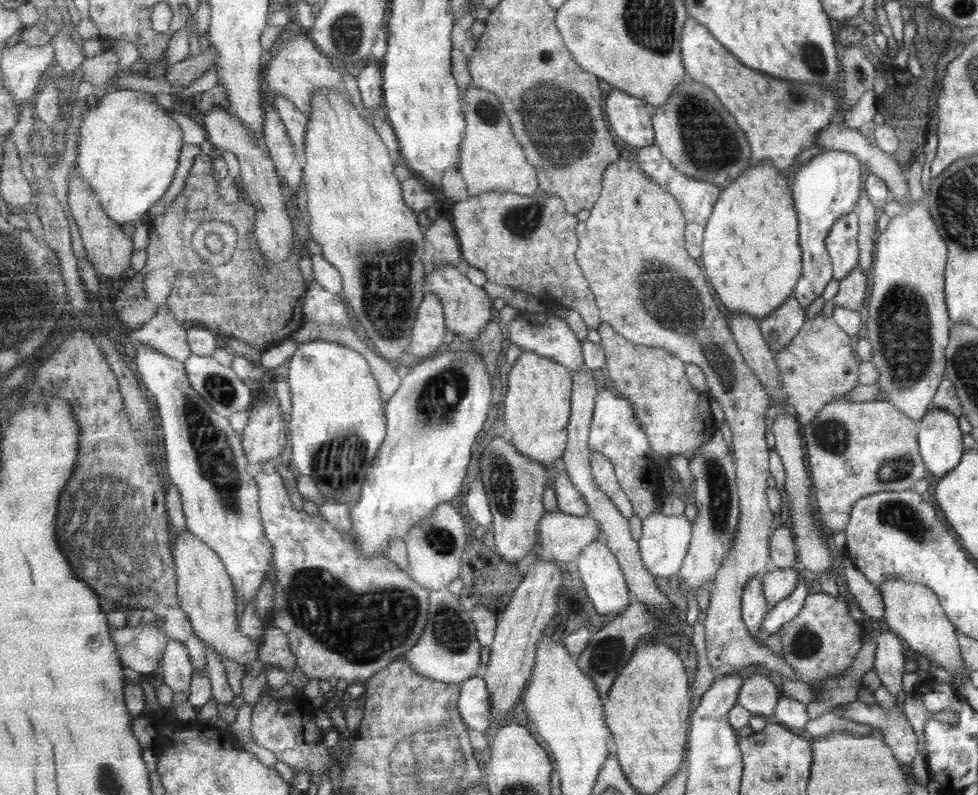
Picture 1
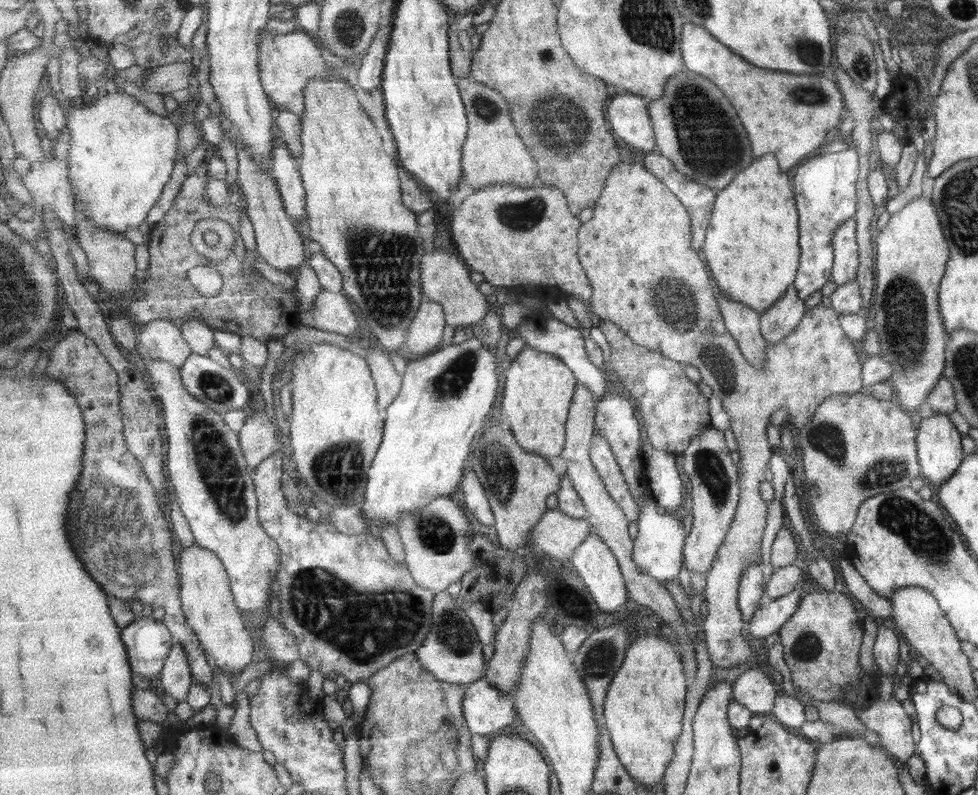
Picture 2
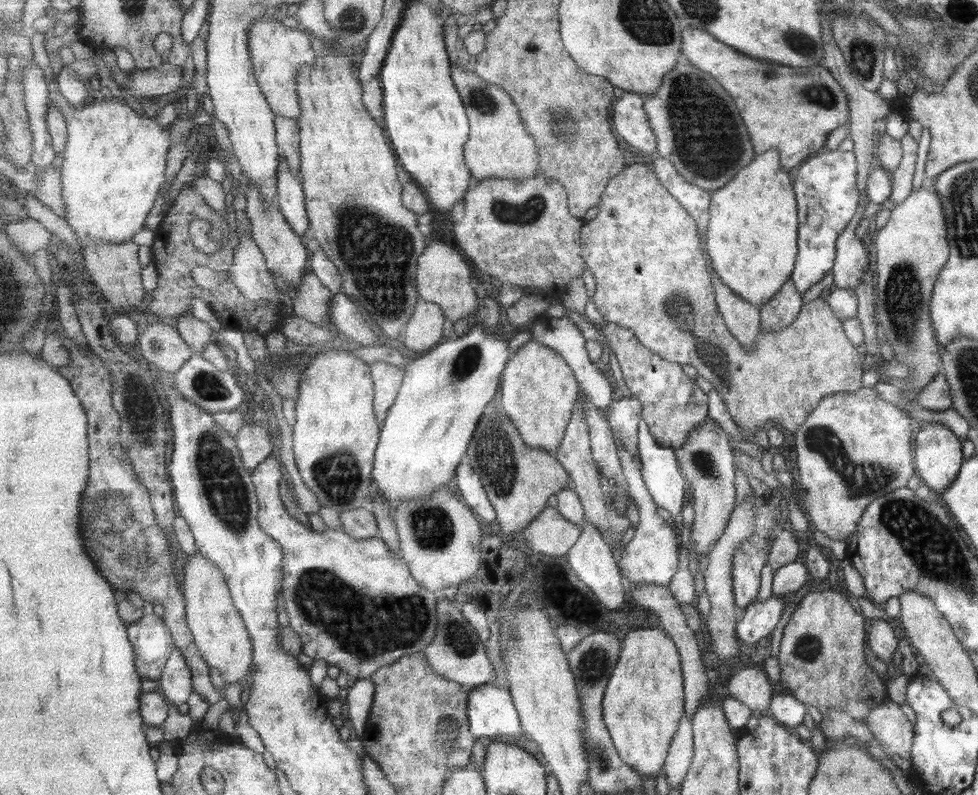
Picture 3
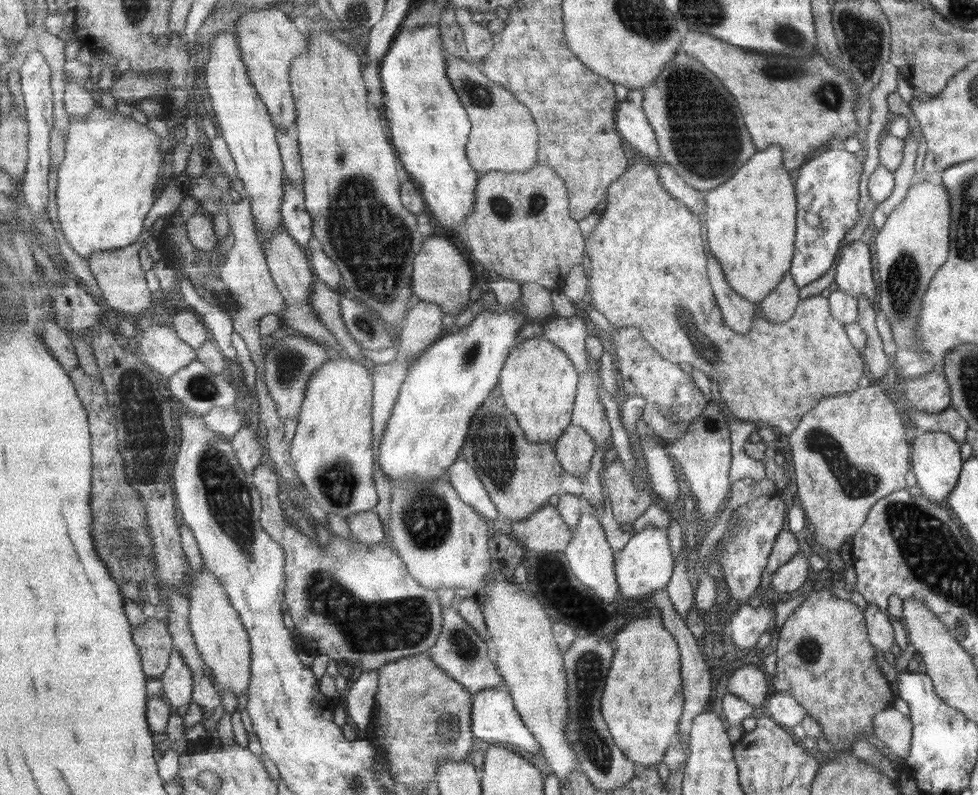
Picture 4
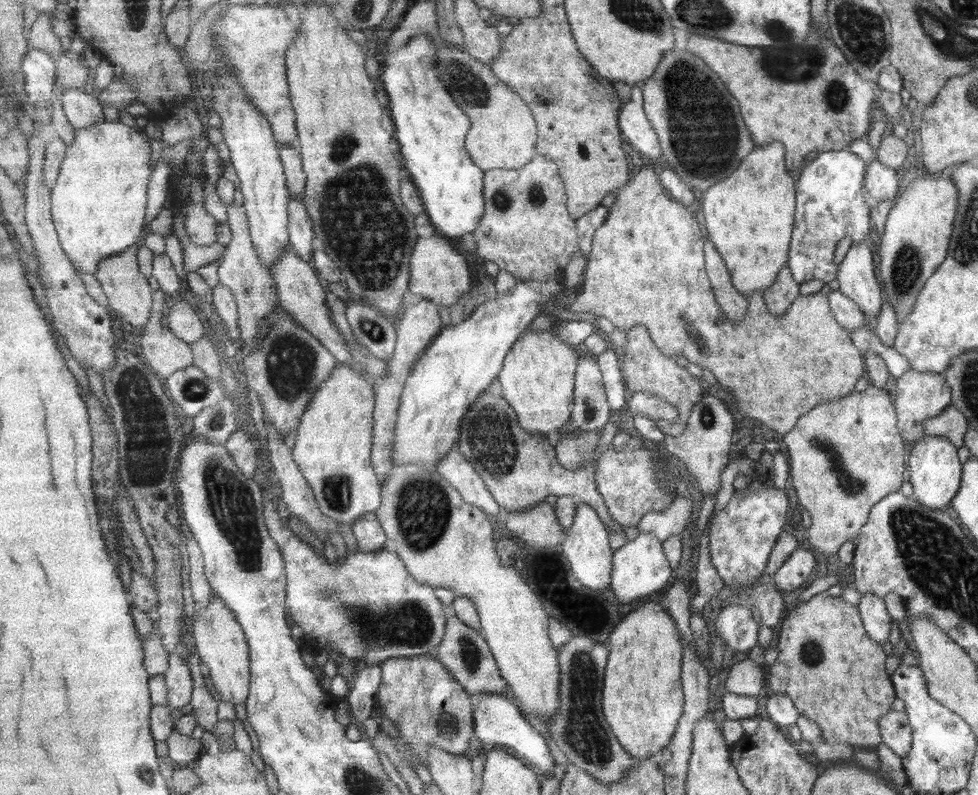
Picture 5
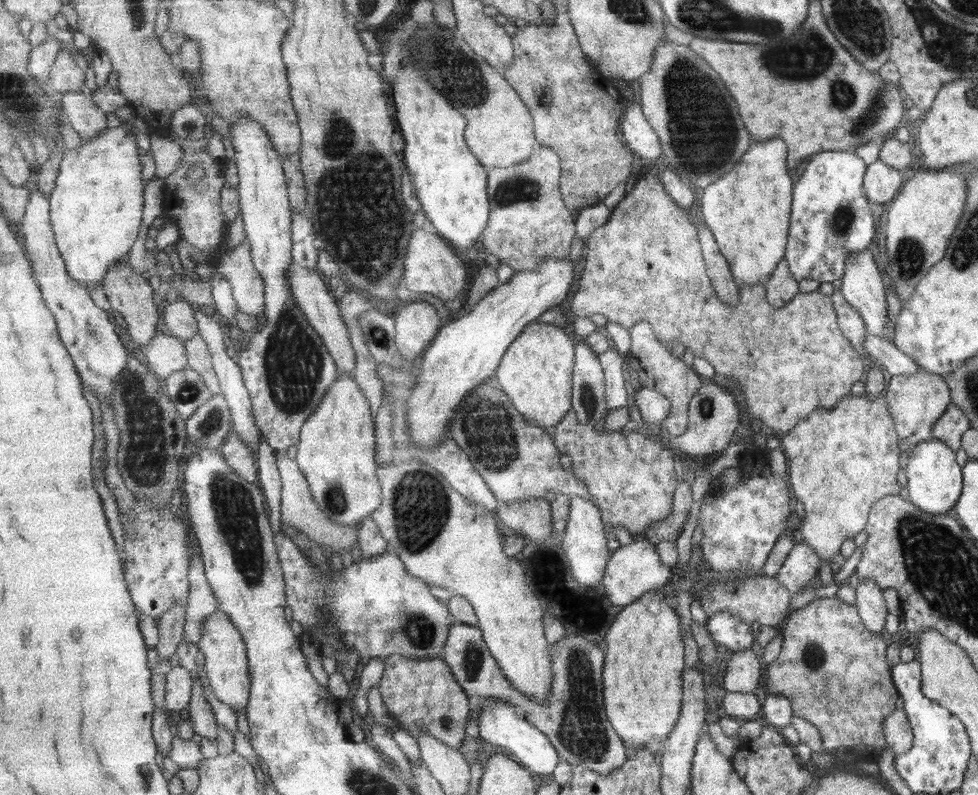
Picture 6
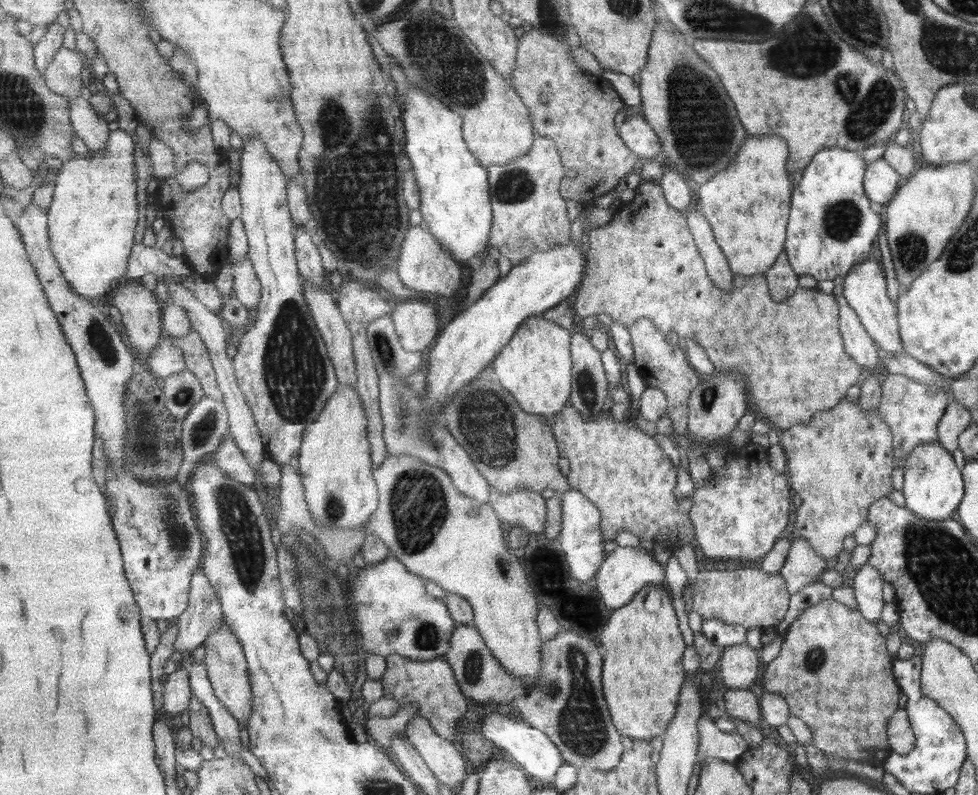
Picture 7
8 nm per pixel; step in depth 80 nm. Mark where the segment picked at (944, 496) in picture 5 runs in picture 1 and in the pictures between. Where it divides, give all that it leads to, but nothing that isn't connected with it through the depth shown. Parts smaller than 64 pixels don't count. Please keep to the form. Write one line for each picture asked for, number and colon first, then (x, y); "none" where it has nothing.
1: (939, 439)
2: (938, 451)
3: (937, 457)
4: (935, 461)

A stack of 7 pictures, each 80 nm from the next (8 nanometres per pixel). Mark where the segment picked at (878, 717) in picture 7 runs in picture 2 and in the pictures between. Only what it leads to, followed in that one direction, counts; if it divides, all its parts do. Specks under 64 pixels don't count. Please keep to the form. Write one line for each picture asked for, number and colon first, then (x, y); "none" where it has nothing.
2: (821, 640)
3: (821, 662)
4: (825, 662)
5: (834, 674)
6: (832, 670)

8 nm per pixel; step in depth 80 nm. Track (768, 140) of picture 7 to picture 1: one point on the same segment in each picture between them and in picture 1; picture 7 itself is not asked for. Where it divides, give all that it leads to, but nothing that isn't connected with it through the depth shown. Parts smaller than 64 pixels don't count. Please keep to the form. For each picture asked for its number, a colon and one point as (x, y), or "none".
1: (752, 258)
2: (751, 248)
3: (751, 235)
4: (750, 222)
5: (749, 216)
6: (748, 213)

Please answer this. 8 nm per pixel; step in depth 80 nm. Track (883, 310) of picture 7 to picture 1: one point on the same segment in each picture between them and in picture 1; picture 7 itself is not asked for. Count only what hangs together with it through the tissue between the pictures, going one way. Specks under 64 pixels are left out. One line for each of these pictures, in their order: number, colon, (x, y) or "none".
1: (841, 245)
2: (843, 244)
3: (850, 259)
4: (852, 274)
5: (854, 278)
6: (861, 285)

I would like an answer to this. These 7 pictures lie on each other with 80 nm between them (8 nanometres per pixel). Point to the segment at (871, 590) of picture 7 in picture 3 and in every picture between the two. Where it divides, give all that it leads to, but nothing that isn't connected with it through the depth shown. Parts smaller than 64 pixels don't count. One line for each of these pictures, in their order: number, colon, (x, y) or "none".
3: (882, 642)
4: (879, 632)
5: (876, 622)
6: (869, 602)

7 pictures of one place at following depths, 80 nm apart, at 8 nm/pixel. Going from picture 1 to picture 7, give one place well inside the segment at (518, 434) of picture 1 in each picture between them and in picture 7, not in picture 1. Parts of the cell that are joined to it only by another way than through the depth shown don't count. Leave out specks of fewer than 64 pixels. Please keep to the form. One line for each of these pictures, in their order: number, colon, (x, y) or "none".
2: (539, 387)
3: (539, 389)
4: (539, 383)
5: (539, 377)
6: (537, 372)
7: (536, 366)

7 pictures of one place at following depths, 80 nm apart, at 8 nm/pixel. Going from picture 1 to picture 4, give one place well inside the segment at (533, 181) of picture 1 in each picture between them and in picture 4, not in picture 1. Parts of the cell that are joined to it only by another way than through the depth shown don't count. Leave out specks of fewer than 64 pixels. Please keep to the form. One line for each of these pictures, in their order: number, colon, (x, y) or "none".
2: (494, 154)
3: (500, 147)
4: (505, 137)

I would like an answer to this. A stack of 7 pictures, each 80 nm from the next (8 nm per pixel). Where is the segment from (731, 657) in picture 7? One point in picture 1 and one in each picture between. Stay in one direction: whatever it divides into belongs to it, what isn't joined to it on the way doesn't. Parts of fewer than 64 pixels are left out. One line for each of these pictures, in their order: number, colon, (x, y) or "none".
1: (757, 694)
2: (752, 689)
3: (749, 686)
4: (748, 683)
5: (745, 678)
6: (742, 671)

